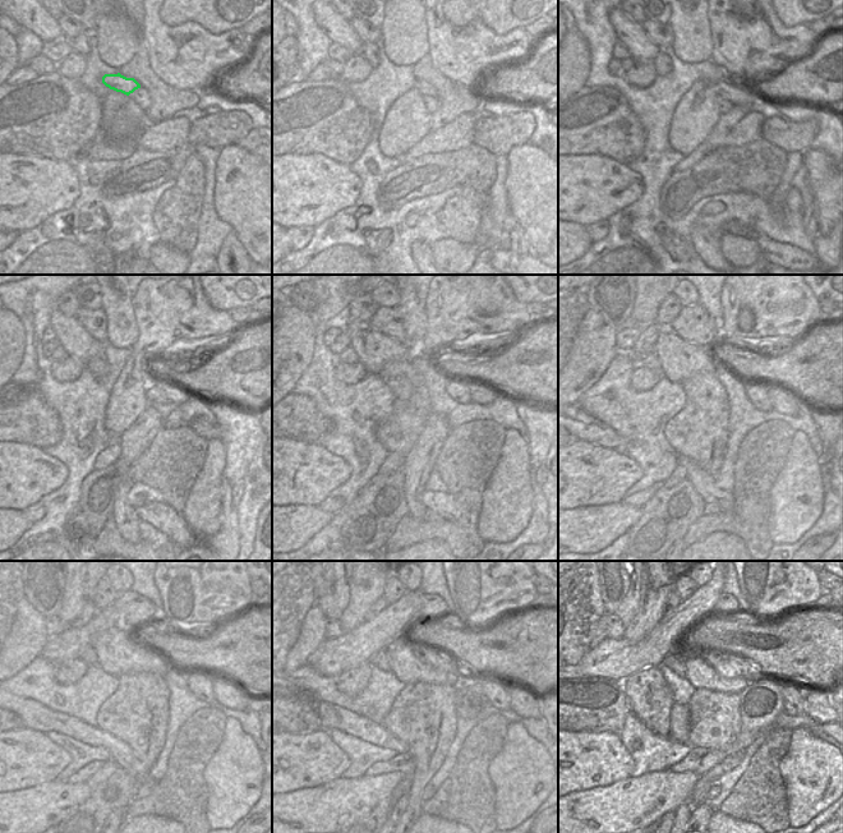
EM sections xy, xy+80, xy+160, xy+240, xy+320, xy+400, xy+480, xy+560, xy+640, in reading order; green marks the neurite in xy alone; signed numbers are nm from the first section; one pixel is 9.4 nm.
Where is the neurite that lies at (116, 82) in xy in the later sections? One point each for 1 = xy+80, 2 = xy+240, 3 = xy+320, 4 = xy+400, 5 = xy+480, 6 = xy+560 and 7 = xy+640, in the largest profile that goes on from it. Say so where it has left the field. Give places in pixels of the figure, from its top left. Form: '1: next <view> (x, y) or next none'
1: next xy+80 (422, 86)
2: next xy+240 (187, 389)
3: next xy+320 (482, 394)
4: next xy+400 (784, 401)
5: next xy+480 (227, 694)
6: next xy+560 (528, 704)
7: next xy+640 (816, 705)

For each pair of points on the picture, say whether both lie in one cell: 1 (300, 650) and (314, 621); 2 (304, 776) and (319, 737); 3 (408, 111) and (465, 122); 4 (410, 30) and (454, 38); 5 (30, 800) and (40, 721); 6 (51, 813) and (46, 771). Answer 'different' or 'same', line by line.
1: same
2: same
3: different
4: different
5: different
6: different

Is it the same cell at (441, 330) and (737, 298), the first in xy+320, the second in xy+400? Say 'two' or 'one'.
one

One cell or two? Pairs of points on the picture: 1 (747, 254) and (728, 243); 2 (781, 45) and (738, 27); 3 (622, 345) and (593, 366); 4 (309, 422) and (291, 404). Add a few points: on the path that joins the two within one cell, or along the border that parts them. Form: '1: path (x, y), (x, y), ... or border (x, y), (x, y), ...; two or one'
1: path (742, 251), (737, 251), (733, 247); one
2: path (770, 41), (751, 40), (749, 37); one
3: border (620, 328), (616, 334), (616, 348), (618, 351); two
4: path (305, 418), (295, 408); one

